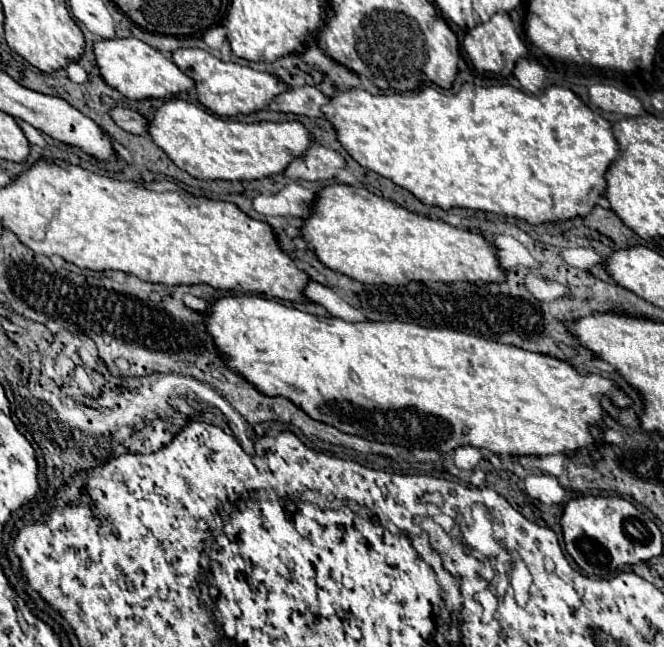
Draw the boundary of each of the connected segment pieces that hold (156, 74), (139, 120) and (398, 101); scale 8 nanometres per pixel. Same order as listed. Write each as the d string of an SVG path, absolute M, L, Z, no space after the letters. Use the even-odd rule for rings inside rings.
M138 38L98 40L94 44L94 58L100 70L100 78L130 100L166 98L170 94L178 94L194 88L194 82L168 56L150 48Z
M112 108L110 110L110 118L126 132L130 134L146 134L146 118L134 110L128 108Z
M464 84L455 94L440 94L430 86L418 89L416 91L388 92L374 96L374 94L360 90L360 88L348 88L348 90L340 90L336 96L332 96L330 102L322 108L322 112L328 118L328 122L336 128L338 142L362 168L372 170L384 178L390 178L400 188L412 192L426 206L438 206L442 210L450 210L454 206L472 208L472 210L516 216L516 218L530 220L530 224L540 224L540 222L570 220L576 216L586 216L598 204L598 198L602 196L602 192L606 188L604 172L618 158L618 142L612 134L610 122L606 122L602 116L594 114L588 106L584 106L584 102L572 90L562 88L562 86L548 86L542 94L526 94L526 92L516 90L512 86L482 88L476 84Z

